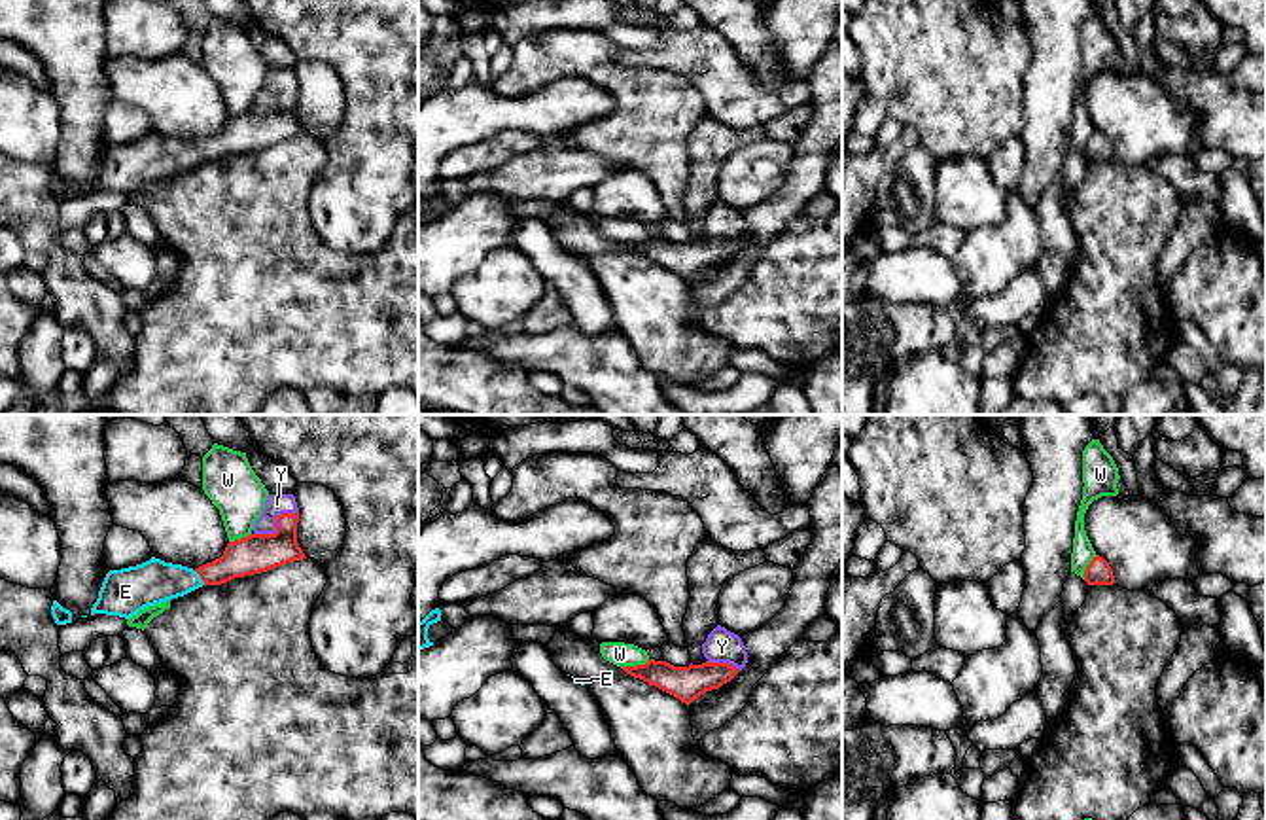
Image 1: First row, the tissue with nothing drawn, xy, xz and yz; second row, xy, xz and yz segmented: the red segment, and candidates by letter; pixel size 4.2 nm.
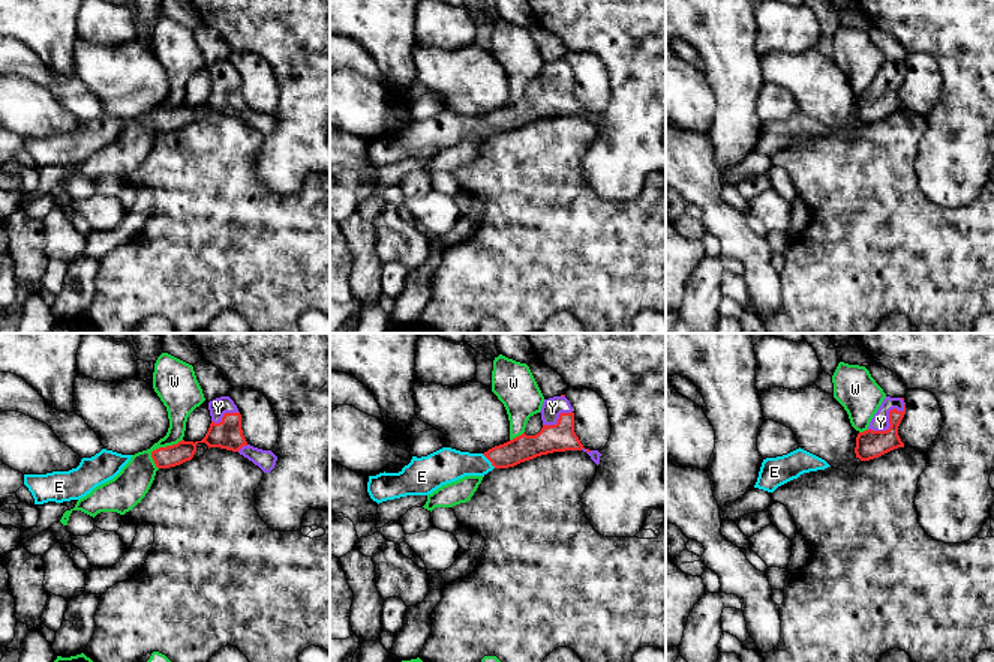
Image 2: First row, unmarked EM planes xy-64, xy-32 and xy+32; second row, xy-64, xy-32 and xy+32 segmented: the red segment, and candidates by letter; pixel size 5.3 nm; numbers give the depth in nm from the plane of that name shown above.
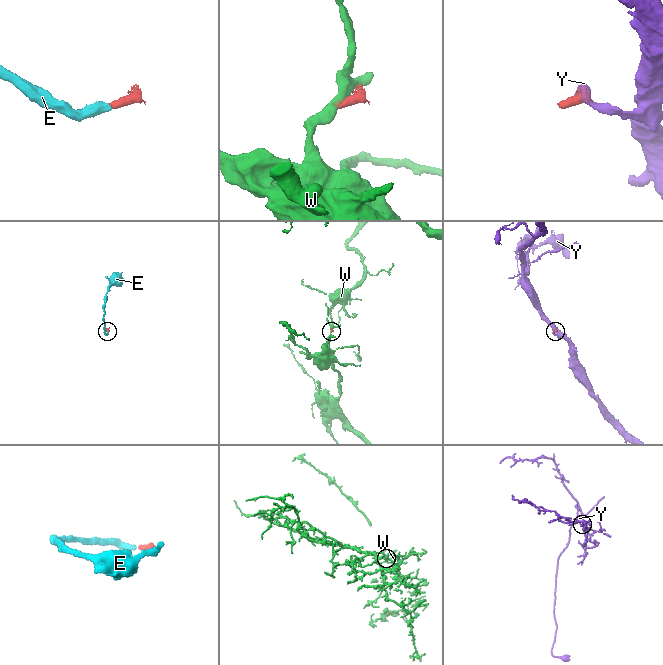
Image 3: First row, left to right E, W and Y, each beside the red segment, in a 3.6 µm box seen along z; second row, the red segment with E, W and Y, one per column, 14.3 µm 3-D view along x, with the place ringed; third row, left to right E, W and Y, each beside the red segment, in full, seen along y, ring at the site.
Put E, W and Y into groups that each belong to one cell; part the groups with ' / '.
E Y / W

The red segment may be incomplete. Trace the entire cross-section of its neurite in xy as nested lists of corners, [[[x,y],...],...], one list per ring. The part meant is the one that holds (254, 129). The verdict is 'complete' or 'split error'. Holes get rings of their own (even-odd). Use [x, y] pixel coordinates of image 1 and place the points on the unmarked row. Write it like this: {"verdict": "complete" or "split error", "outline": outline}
{"verdict": "split error", "outline": [[[269,70],[254,108],[229,117],[223,131],[199,144],[149,136],[110,146],[91,184],[131,195],[140,186],[184,172],[202,161],[221,161],[235,153],[254,152],[307,134],[297,119],[299,83],[293,70]]]}

